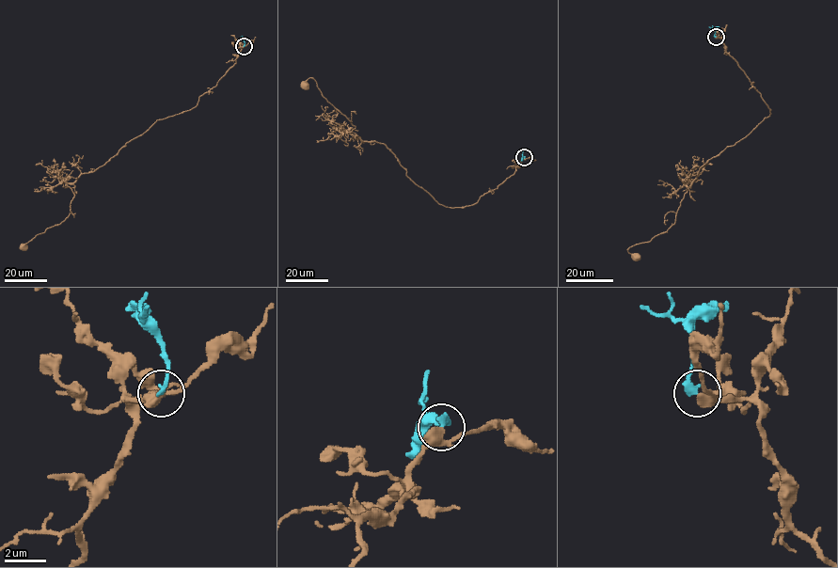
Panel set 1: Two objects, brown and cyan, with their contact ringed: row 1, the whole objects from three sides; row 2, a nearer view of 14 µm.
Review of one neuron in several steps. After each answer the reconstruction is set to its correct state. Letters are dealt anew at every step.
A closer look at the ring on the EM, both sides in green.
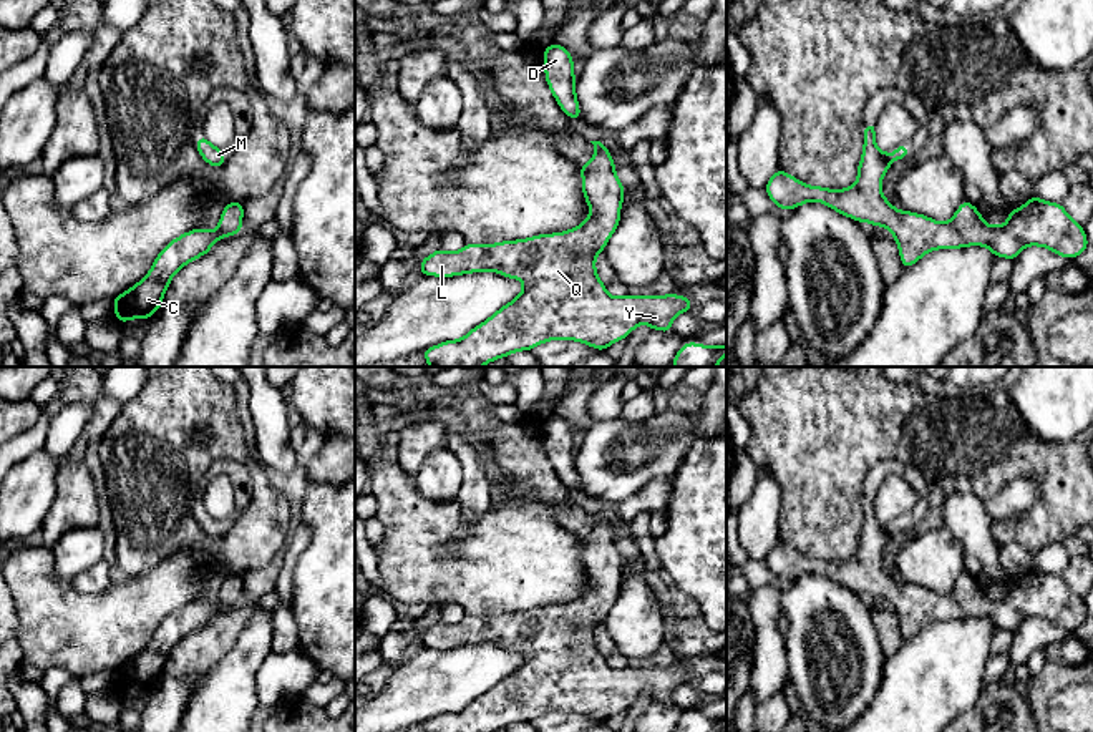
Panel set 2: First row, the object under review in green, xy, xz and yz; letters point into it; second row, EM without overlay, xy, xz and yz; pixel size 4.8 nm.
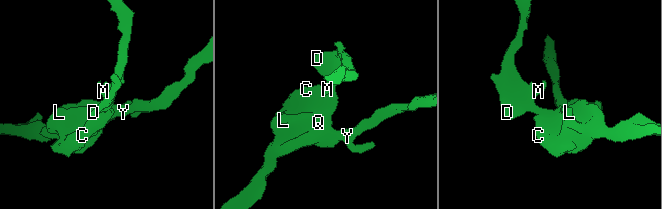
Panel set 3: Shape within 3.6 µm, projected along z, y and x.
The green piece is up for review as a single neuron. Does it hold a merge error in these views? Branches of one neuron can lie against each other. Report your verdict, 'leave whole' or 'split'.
leave whole

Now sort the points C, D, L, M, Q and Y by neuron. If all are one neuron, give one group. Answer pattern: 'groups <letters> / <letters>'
groups C D L M Q Y

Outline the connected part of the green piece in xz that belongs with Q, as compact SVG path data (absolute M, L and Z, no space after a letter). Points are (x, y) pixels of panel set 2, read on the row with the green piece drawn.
M590 141L595 148L594 158L579 166L582 174L582 193L590 216L574 229L556 234L541 234L529 239L504 241L498 244L464 244L458 252L435 251L421 259L423 276L451 277L481 271L493 271L509 279L524 282L522 292L503 305L488 320L469 330L459 340L446 340L428 347L423 355L430 367L483 367L499 357L517 350L532 350L547 340L577 340L597 350L607 349L639 325L672 332L673 319L692 309L692 300L683 295L645 295L612 297L595 272L595 257L605 249L620 219L620 206L625 188L615 174L615 163L600 141Z

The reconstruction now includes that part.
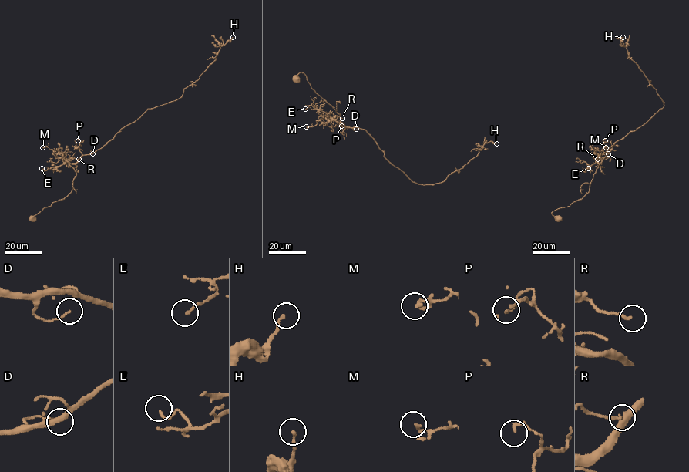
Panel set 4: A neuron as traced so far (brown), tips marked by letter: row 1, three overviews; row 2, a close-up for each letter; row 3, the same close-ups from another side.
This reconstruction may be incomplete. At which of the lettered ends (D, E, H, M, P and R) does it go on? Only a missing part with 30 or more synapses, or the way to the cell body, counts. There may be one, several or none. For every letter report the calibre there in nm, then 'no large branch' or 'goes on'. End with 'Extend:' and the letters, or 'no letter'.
D: 90 nm thick; no large branch
E: 120 nm thick; no large branch
H: 160 nm thick; no large branch
M: 110 nm thick; no large branch
P: 140 nm thick; no large branch
R: 140 nm thick; no large branch
Extend: no letter

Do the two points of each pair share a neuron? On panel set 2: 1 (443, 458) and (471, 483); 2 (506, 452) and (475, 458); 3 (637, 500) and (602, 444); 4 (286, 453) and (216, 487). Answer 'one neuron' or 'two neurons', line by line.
1: two neurons
2: two neurons
3: two neurons
4: two neurons

